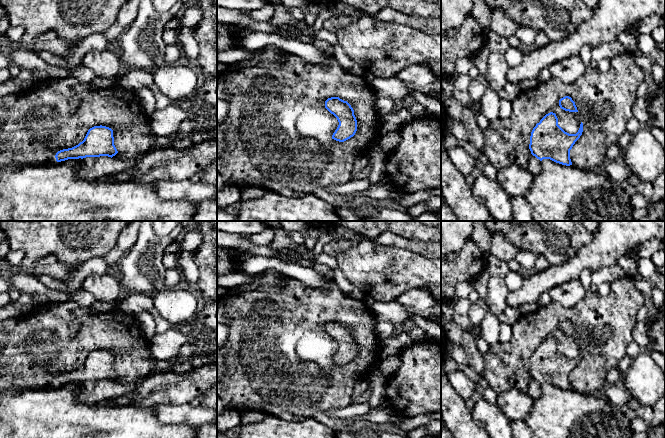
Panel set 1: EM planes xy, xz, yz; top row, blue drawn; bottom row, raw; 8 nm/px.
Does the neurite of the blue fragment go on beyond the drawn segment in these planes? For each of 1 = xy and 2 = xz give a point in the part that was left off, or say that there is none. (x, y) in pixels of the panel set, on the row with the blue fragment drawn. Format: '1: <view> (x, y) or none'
1: xy (92, 167)
2: none

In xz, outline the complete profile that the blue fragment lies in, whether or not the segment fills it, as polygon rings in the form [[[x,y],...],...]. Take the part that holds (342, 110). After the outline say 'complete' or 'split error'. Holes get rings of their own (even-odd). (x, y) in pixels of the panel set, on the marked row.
[[[331,97],[325,101],[325,108],[333,114],[339,125],[332,135],[332,139],[344,142],[353,137],[357,131],[357,120],[351,105],[339,97]]] | complete

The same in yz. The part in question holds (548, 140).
[[[555,113],[546,114],[533,128],[530,136],[530,157],[528,170],[534,176],[541,171],[541,161],[550,159],[556,163],[570,166],[570,150],[583,132],[583,123],[576,134],[565,132],[558,125]]] | split error

